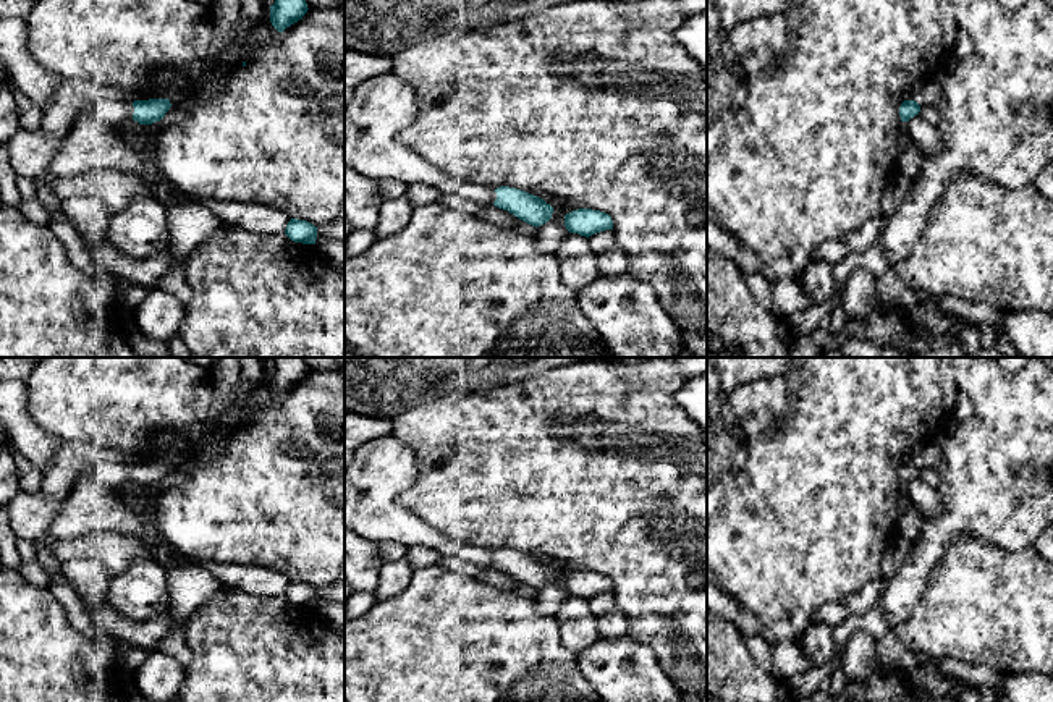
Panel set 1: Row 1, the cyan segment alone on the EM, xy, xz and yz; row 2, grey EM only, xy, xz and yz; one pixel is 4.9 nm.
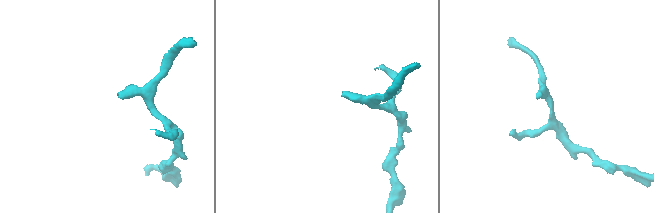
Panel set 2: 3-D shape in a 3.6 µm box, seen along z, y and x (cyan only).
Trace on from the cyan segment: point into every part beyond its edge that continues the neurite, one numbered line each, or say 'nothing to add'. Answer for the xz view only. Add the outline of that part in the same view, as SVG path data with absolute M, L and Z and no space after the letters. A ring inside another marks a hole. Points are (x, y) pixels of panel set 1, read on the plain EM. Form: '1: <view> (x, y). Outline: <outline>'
1: xz (380, 469). Outline: M378 437L357 446L345 464L345 527L374 542L421 545L442 556L459 556L480 568L492 568L495 552L445 537L395 505L395 498L414 484L416 476L414 451L395 437Z

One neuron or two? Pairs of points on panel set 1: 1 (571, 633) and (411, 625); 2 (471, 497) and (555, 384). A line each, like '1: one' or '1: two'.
1: two
2: one

